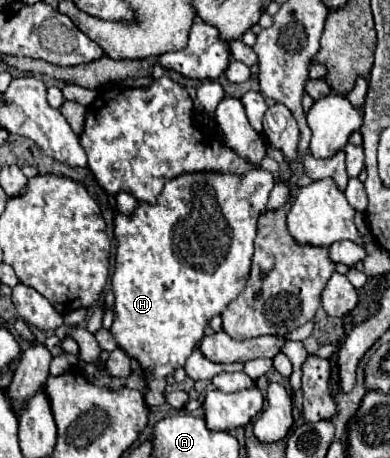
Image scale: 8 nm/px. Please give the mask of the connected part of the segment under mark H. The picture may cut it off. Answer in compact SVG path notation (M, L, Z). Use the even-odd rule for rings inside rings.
M250 169L244 175L236 173L216 173L216 171L202 171L202 173L182 173L174 179L168 179L162 193L158 195L156 203L138 203L136 211L132 215L114 215L114 237L116 237L116 263L114 263L114 275L112 275L112 293L114 293L114 323L110 327L110 333L114 335L118 347L132 359L138 361L146 375L146 405L148 407L158 407L166 403L164 389L166 389L166 377L174 375L178 367L184 367L186 359L190 353L200 345L204 337L204 329L208 327L210 319L216 315L222 315L222 311L228 307L230 301L234 301L246 287L248 275L250 275L250 263L252 263L252 253L254 253L254 237L256 237L256 223L258 215L266 209L268 195L274 187L274 179L268 171L264 169Z

